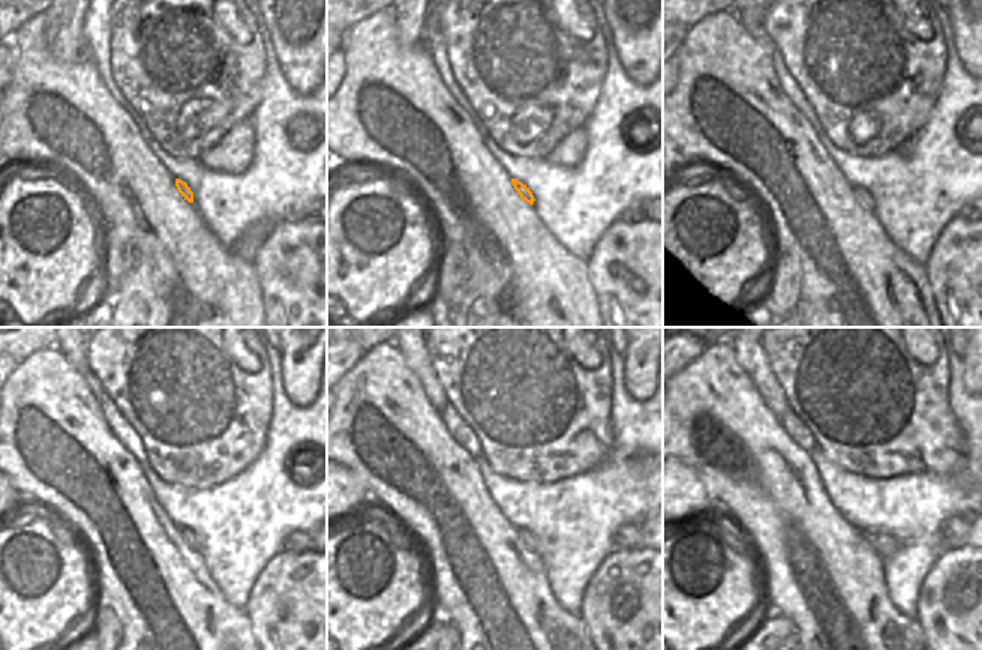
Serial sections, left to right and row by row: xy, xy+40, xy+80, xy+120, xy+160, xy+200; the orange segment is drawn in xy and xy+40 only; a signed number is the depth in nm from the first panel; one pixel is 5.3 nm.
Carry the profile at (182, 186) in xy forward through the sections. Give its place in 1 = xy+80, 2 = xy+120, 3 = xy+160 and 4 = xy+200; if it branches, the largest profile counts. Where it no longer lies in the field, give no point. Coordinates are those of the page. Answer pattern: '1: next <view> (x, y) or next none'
1: next xy+80 (862, 195)
2: next xy+120 (191, 536)
3: next xy+160 (529, 539)
4: next xy+200 (885, 544)

